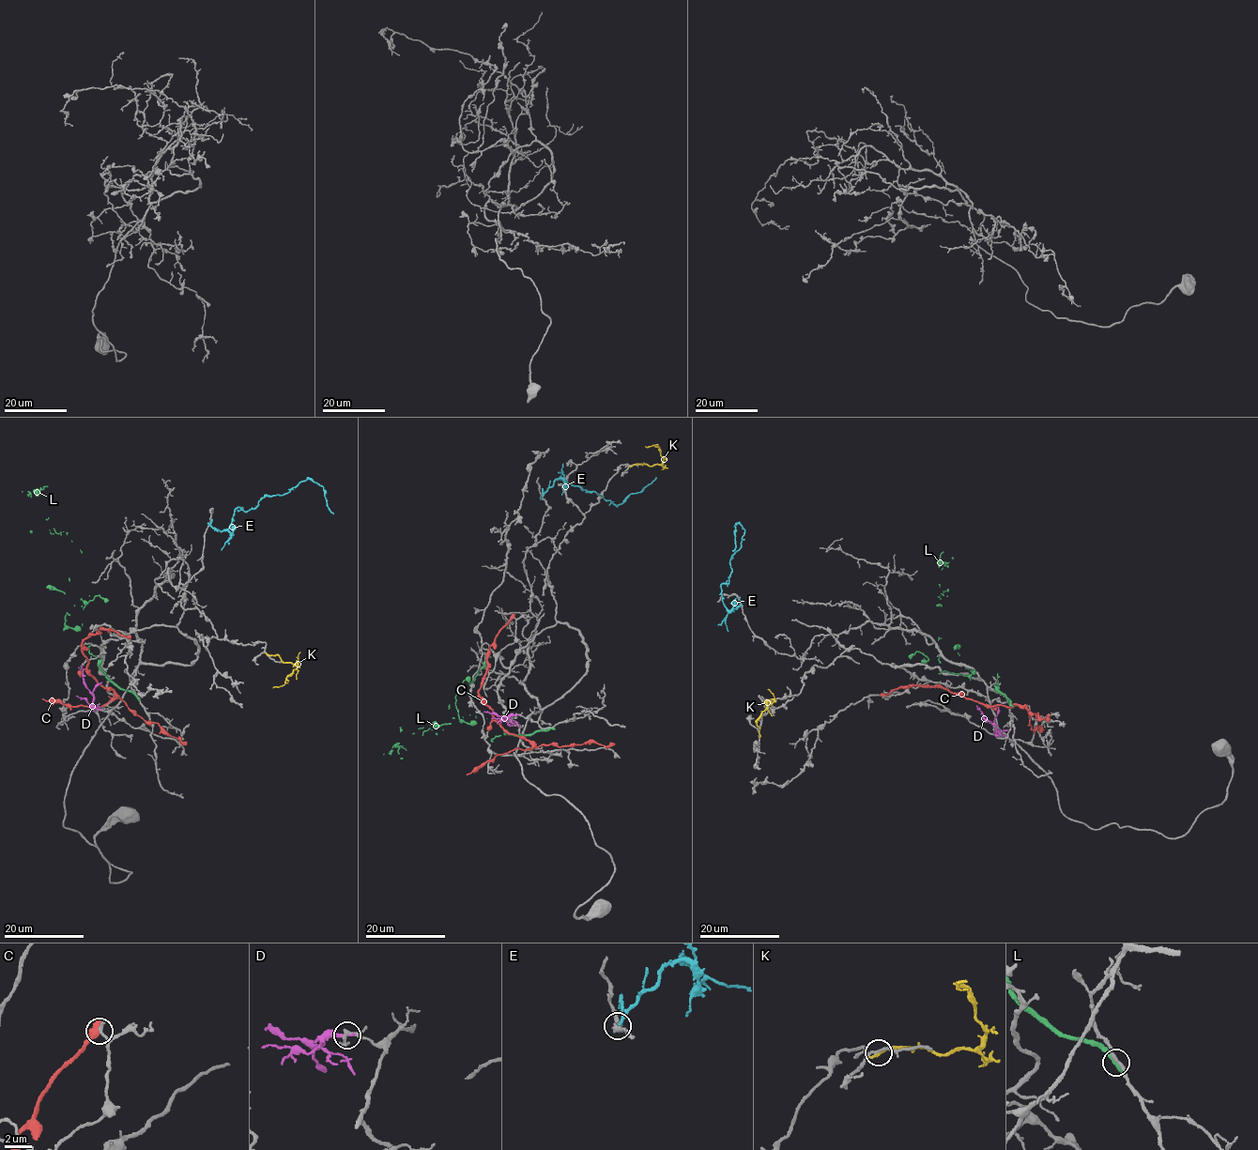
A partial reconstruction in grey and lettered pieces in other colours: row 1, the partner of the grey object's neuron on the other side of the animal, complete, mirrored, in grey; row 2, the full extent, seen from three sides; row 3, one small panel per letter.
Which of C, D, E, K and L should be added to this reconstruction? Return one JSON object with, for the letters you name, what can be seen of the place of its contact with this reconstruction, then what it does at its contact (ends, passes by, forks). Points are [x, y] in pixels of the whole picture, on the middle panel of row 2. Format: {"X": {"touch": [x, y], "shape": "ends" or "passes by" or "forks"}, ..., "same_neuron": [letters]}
{"same_neuron": []}

